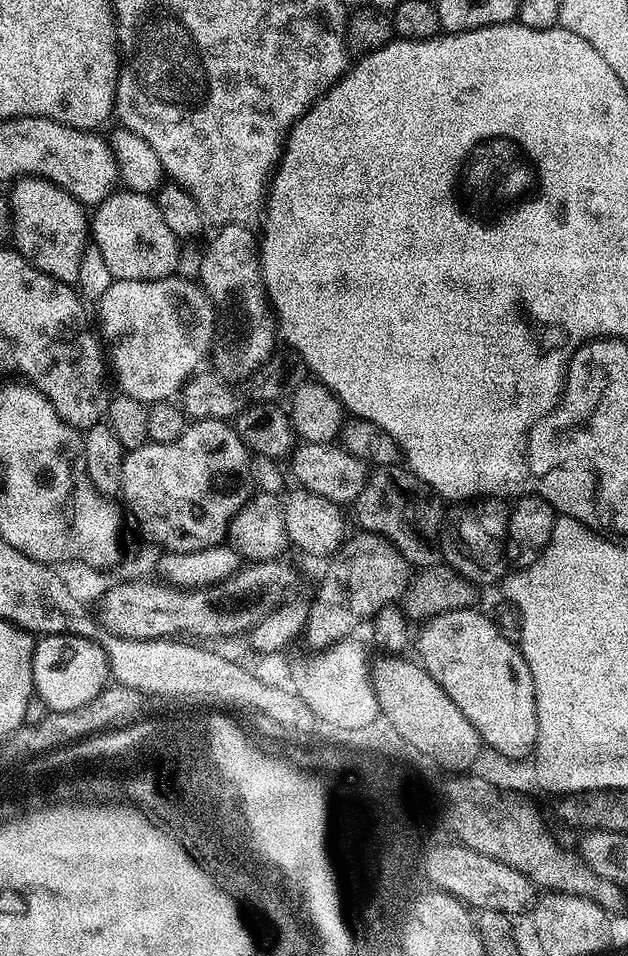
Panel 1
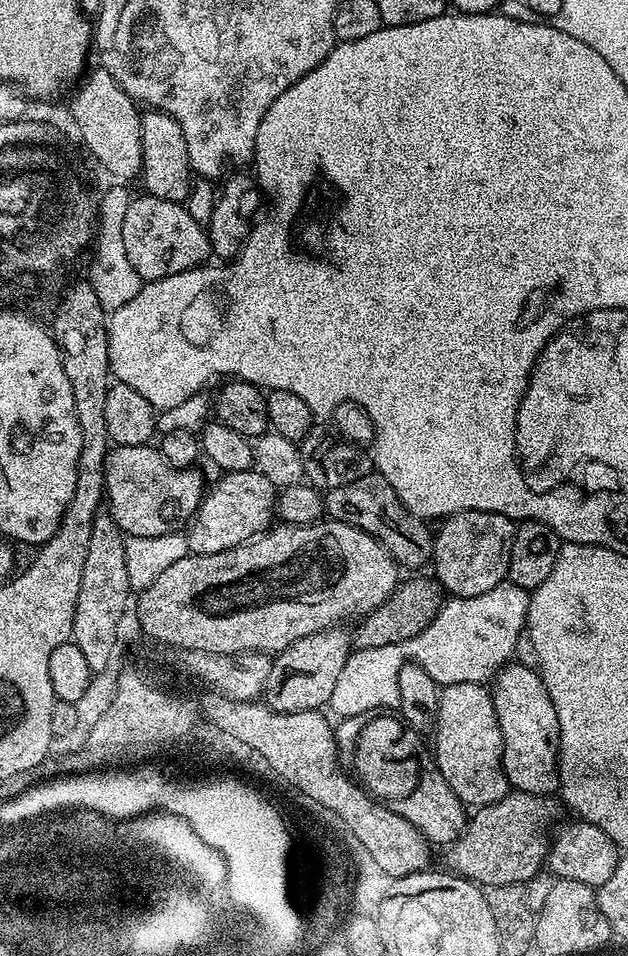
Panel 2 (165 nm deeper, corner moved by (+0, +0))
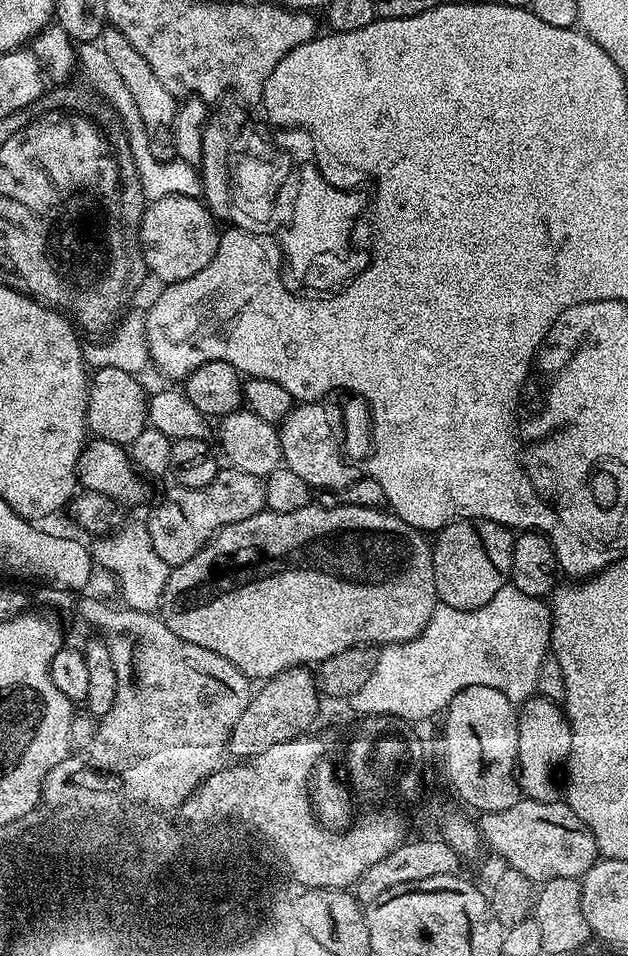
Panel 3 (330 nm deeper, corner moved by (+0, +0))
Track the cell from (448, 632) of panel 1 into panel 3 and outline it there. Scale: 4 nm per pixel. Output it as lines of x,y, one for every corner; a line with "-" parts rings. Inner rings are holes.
543,694
525,700
518,712
518,750
516,767
520,791
525,797
538,802
550,803
561,795
562,788
556,785
556,767
568,759
572,731
567,715
559,703
547,700

